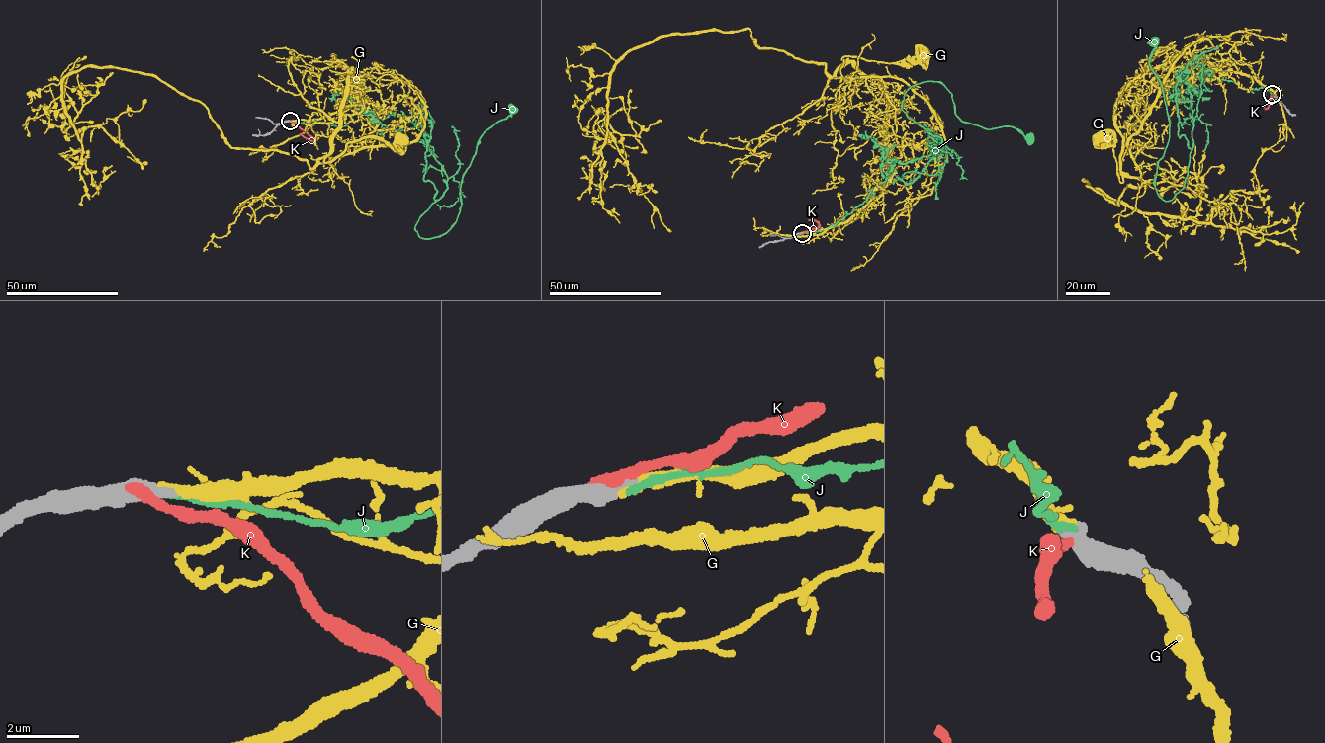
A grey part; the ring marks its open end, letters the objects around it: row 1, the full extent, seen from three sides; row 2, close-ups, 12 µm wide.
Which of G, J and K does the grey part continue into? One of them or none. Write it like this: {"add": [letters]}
{"add": ["G"]}

